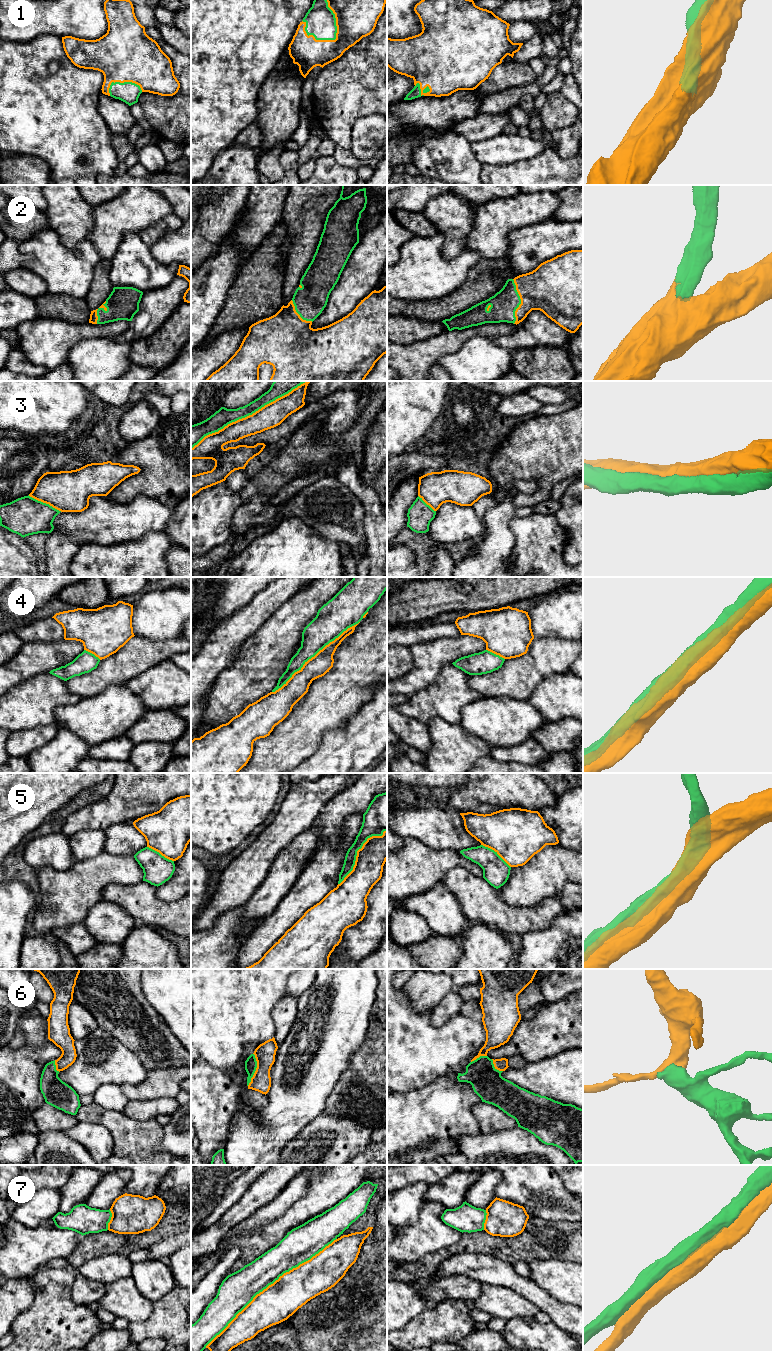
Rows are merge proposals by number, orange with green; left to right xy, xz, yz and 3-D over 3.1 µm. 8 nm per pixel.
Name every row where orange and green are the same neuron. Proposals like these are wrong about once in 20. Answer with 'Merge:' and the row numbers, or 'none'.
Merge: 1, 2, 3, 4, 5, 6, 7

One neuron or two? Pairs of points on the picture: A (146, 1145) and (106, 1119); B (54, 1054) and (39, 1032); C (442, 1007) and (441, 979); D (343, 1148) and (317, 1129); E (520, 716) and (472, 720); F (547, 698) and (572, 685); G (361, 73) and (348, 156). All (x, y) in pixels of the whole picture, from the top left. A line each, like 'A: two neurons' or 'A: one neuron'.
A: one neuron
B: two neurons
C: two neurons
D: one neuron
E: one neuron
F: one neuron
G: one neuron

